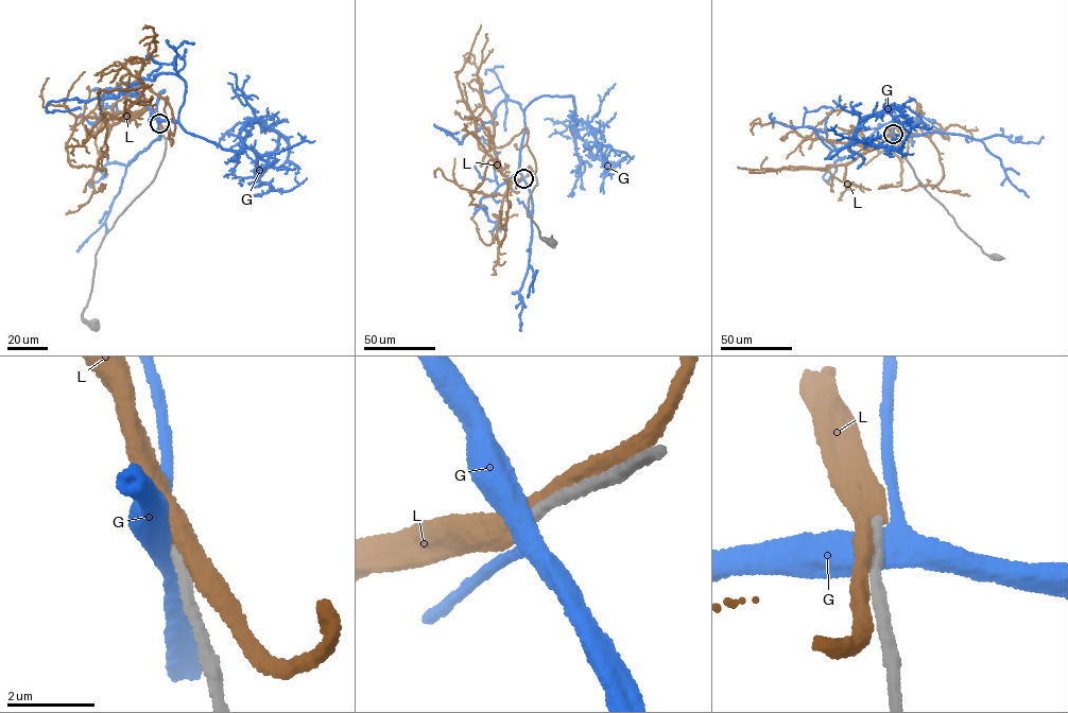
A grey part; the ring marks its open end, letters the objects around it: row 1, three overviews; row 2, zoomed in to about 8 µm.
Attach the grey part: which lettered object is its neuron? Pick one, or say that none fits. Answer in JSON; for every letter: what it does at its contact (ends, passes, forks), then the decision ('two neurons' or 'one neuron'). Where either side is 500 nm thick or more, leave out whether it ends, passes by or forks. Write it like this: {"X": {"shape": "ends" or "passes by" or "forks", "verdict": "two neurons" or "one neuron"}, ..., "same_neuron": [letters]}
{"G": {"shape": "forks", "verdict": "two neurons"}, "L": {"shape": "passes by", "verdict": "one neuron"}, "same_neuron": ["L"]}

